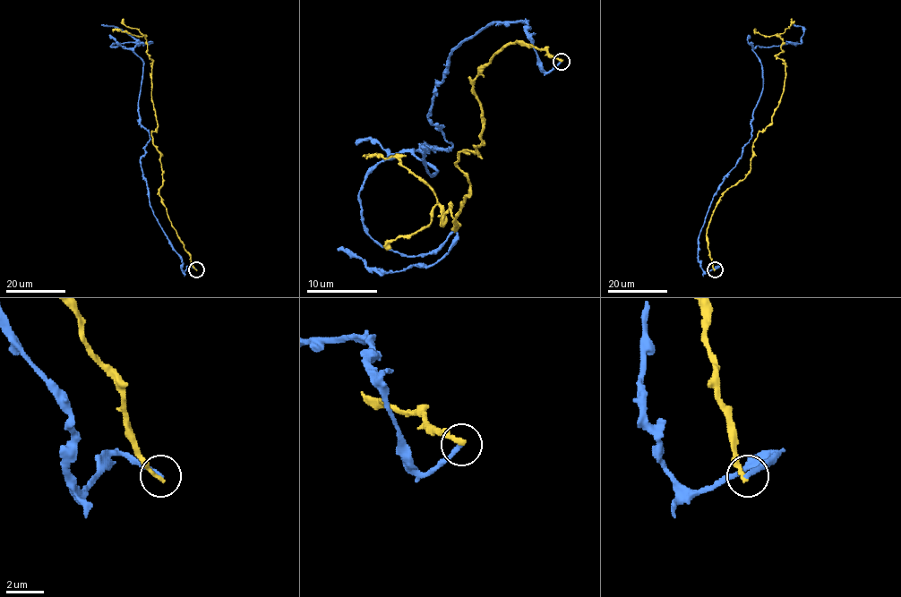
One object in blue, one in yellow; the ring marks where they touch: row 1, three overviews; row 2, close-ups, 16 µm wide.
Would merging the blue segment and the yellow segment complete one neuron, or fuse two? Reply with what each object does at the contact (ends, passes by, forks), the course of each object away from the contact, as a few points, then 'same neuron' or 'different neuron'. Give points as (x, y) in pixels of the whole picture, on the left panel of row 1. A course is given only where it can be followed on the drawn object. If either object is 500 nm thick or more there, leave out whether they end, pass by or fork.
blue ends | yellow ends | blue via (196, 269), (184, 271), (150, 204), (142, 61), (111, 46), (151, 42), (101, 24) | yellow via (196, 269), (159, 195), (163, 180), (151, 132), (158, 126), (146, 37), (112, 30) | different neuron

